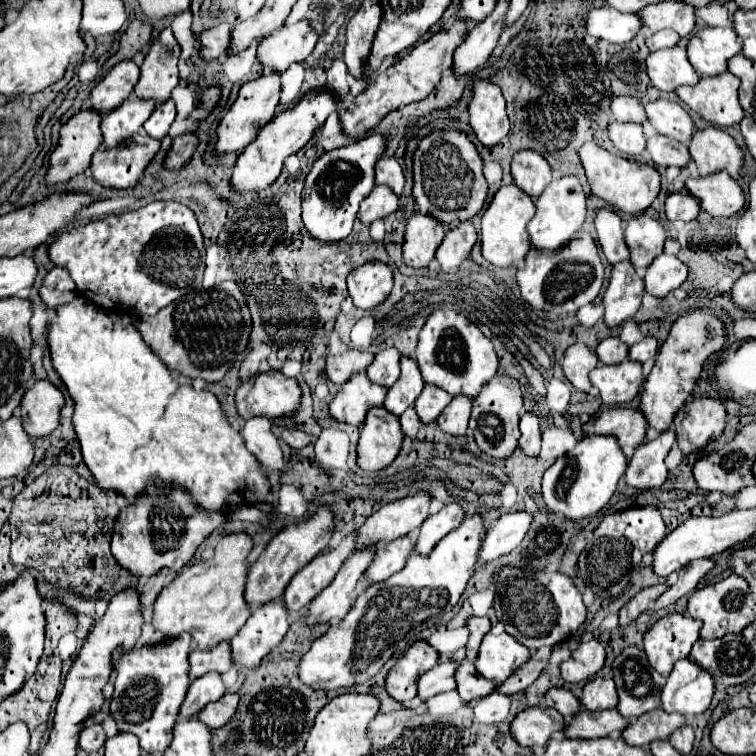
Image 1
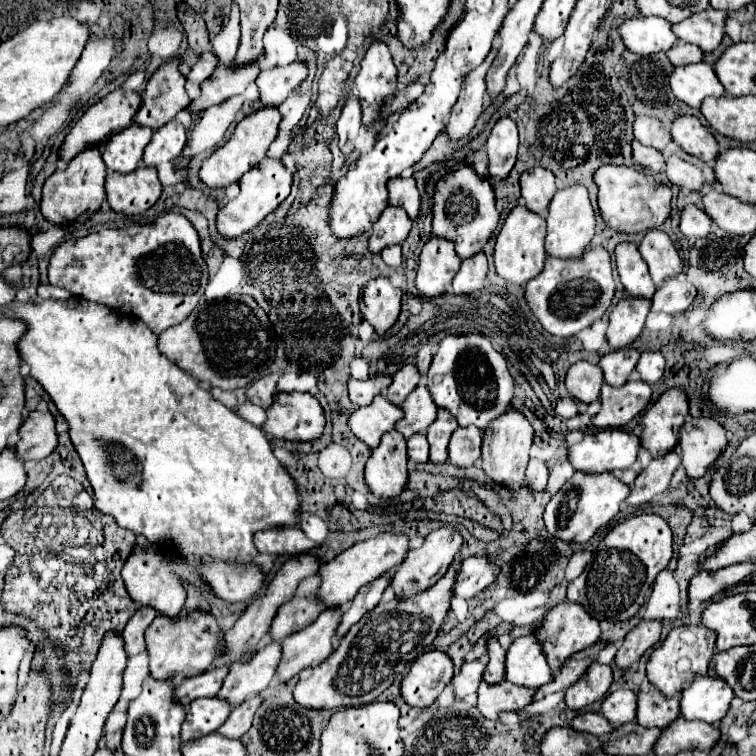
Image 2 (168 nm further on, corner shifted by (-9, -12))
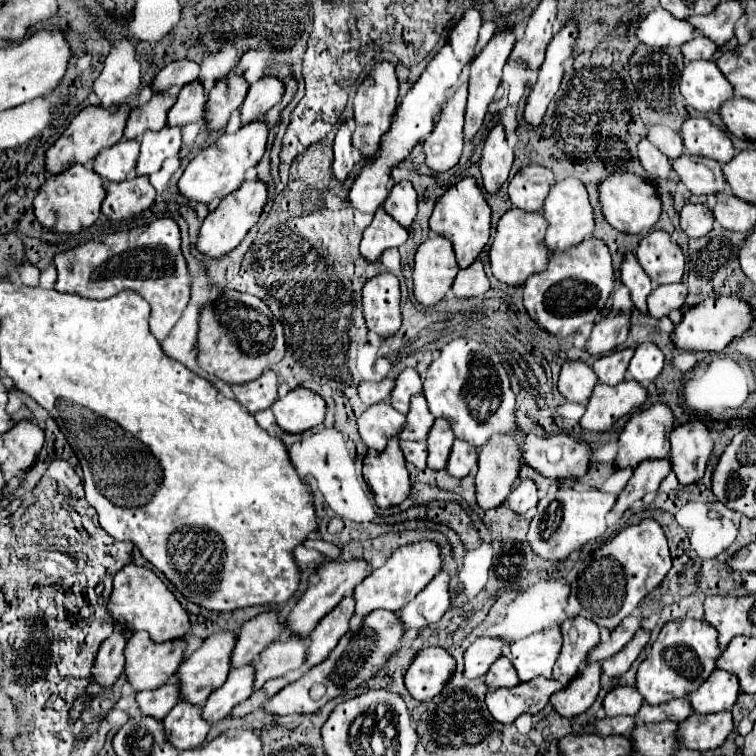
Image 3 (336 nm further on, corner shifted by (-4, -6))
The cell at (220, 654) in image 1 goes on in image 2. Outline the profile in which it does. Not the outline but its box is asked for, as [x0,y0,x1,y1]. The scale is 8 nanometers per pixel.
[176,664,228,706]

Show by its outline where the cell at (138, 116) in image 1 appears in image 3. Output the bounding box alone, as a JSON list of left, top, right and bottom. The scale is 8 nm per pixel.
[93,140,139,182]

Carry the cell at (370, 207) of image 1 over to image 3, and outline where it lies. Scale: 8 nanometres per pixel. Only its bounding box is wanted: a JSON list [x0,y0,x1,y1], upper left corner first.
[361,208,407,260]

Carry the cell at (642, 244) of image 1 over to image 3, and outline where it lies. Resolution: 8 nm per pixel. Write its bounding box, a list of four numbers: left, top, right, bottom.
[637,232,685,286]

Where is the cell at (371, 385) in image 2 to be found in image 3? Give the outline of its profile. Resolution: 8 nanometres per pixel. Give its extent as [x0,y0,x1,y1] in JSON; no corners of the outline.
[359,378,395,406]

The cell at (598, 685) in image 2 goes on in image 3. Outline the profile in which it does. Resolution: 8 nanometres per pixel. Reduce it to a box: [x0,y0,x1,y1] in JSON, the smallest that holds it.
[551,662,601,718]

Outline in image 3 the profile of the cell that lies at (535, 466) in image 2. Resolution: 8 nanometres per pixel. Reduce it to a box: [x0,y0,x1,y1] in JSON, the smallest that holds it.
[507,480,537,516]

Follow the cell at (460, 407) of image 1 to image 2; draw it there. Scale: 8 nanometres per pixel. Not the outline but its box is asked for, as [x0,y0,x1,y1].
[448,426,482,466]

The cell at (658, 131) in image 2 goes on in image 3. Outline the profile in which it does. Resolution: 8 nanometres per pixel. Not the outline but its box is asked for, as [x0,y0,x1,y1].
[647,126,683,160]

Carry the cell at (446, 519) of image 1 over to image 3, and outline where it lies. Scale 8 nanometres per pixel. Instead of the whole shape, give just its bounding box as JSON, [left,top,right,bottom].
[353,540,441,618]

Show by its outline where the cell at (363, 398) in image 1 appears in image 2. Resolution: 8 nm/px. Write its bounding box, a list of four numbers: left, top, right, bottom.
[348,396,404,448]

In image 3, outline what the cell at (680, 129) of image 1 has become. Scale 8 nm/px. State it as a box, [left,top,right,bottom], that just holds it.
[681,118,735,164]

